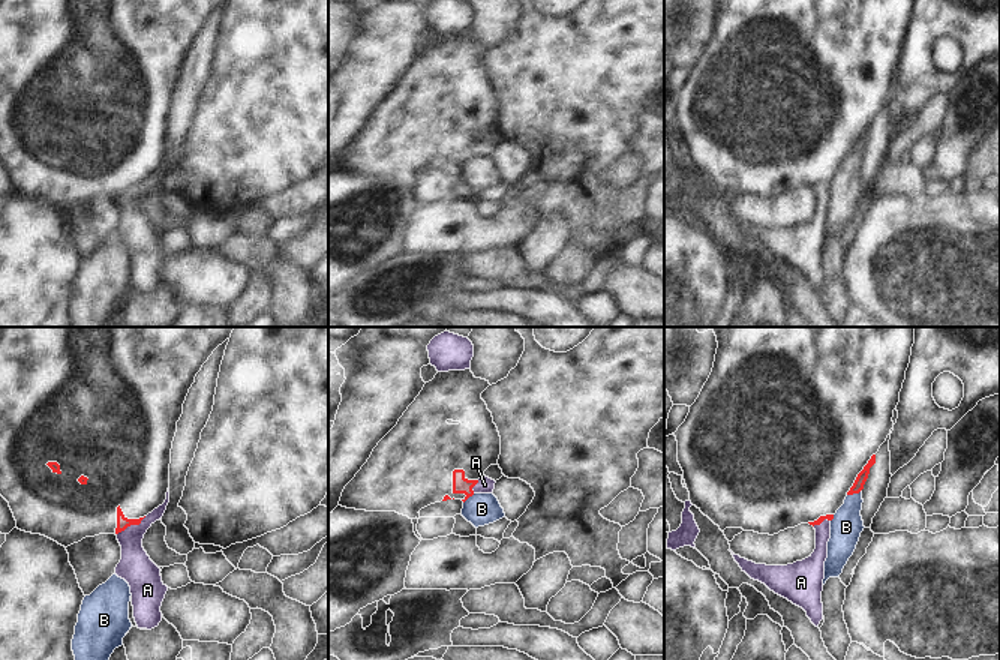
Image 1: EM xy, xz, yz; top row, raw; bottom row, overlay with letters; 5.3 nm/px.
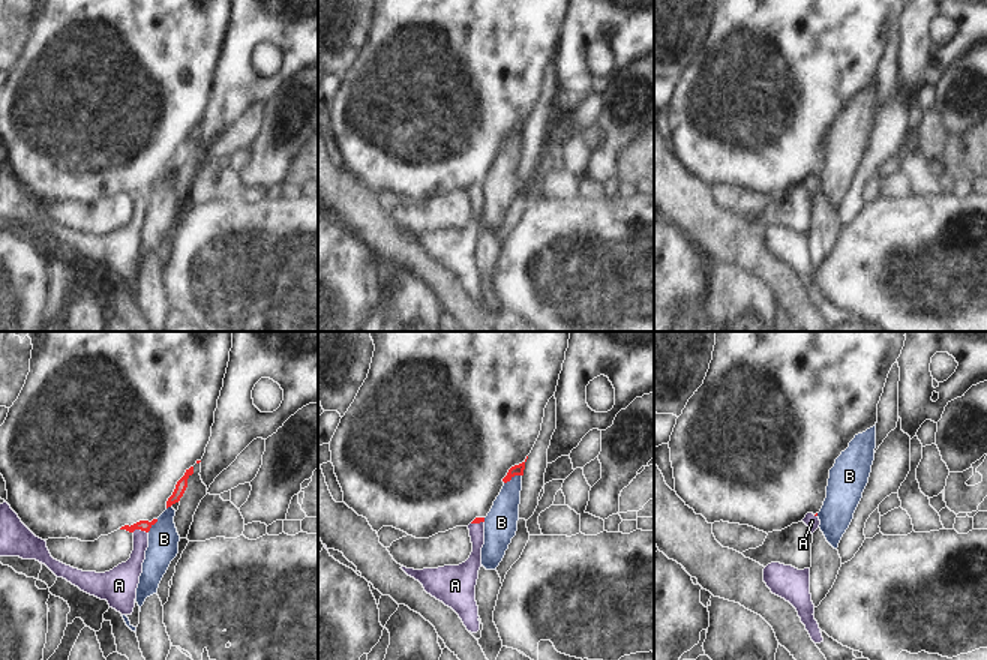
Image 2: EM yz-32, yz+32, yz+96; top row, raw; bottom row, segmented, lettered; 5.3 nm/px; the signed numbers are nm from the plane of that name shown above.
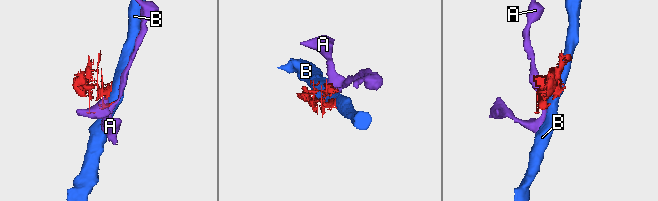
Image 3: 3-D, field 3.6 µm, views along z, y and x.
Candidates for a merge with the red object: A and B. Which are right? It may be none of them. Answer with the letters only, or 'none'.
none

